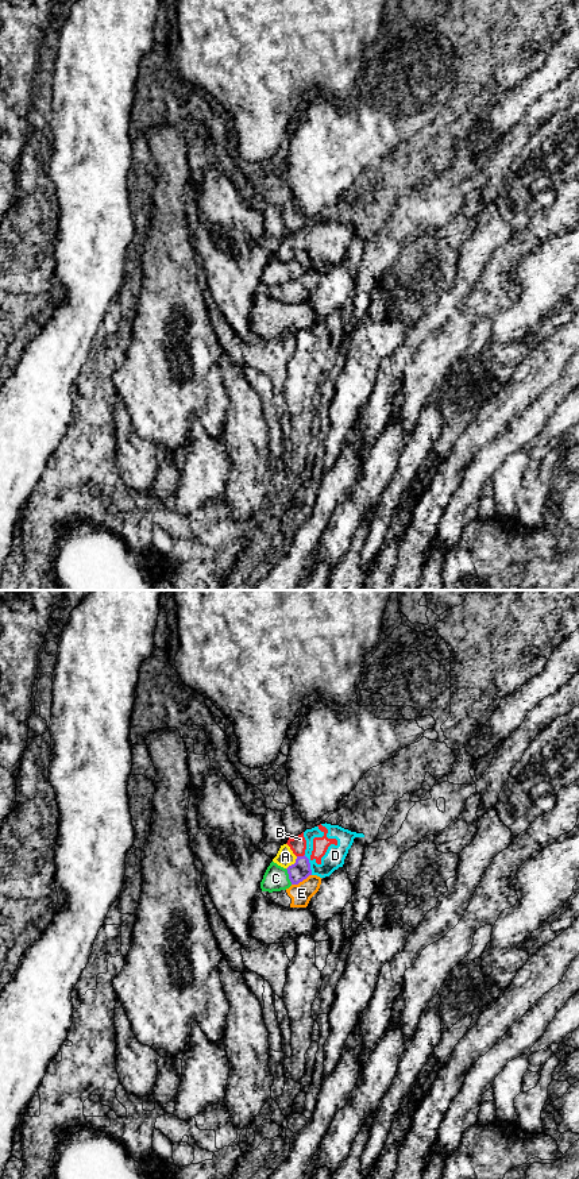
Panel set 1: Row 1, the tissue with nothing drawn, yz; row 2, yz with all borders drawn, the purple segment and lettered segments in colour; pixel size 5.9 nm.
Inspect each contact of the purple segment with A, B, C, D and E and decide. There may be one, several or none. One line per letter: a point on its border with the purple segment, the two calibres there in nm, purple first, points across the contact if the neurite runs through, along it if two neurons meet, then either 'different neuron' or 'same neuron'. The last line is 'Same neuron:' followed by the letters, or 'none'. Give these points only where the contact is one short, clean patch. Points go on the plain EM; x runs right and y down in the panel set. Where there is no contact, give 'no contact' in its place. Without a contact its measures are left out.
A: contact yz (294, 258); calibres 120 and 110 nm; border yz (297, 251), (286, 264); different neuron
B: contact yz (300, 251); calibres 120 and 100 nm; border yz (304, 249), (297, 251); different neuron
C: contact yz (289, 272); calibres 120 and 150 nm; way yz (298, 266), (289, 272), (276, 273); same neuron
D: contact yz (309, 259); calibres 120 and 120 nm; border yz (304, 250), (308, 254), (312, 269); different neuron
E: contact yz (301, 276); calibres 120 and 120 nm; border yz (311, 269), (292, 280); different neuron
Same neuron: C

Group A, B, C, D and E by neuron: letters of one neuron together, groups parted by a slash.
A B D / C / E

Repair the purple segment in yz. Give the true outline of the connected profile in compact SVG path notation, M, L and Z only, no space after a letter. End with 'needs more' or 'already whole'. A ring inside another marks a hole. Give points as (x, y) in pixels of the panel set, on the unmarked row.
M297 251L296 258L283 263L271 257L260 277L262 286L281 286L289 284L292 280L298 280L312 270L309 254Z; needs more

